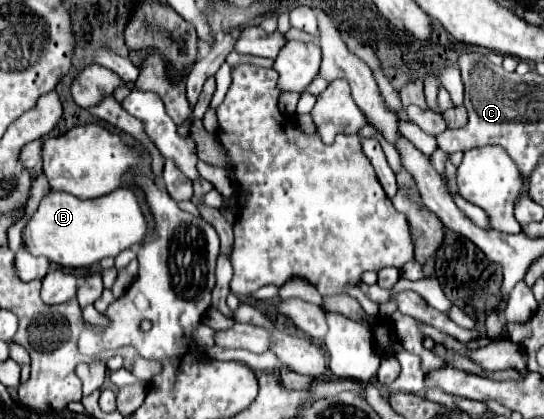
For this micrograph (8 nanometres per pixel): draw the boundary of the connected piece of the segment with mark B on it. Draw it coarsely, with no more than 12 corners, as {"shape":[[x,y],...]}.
{"shape":[[121,187],[89,201],[51,191],[23,243],[61,267],[141,245],[147,221]]}

